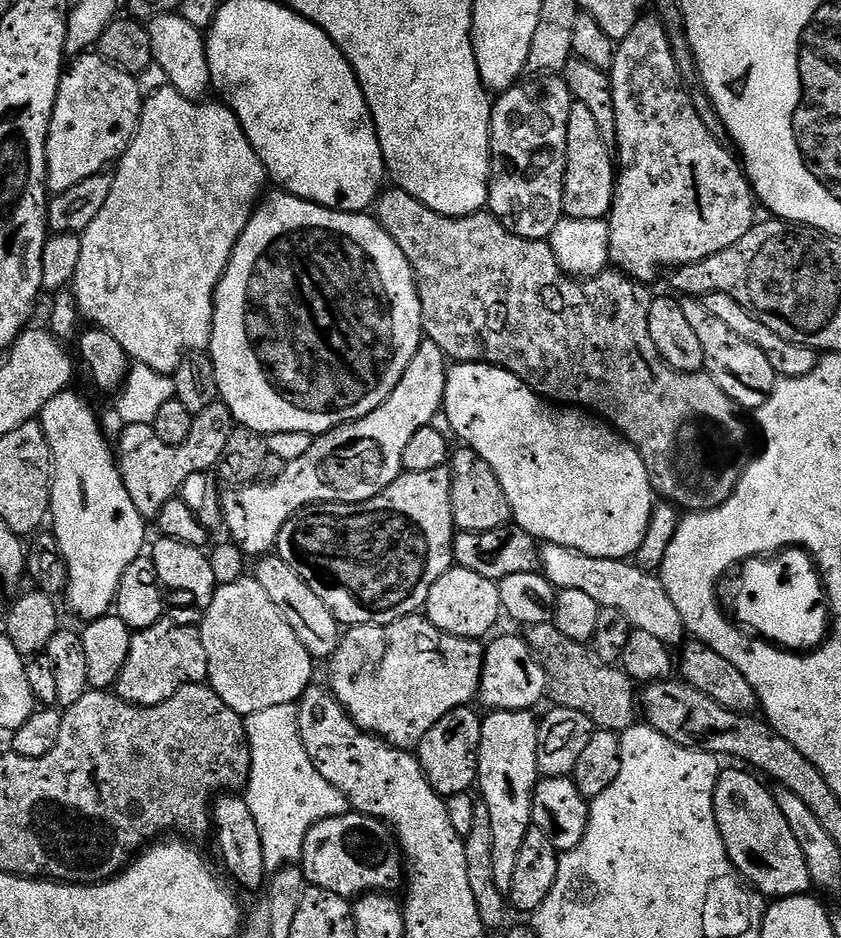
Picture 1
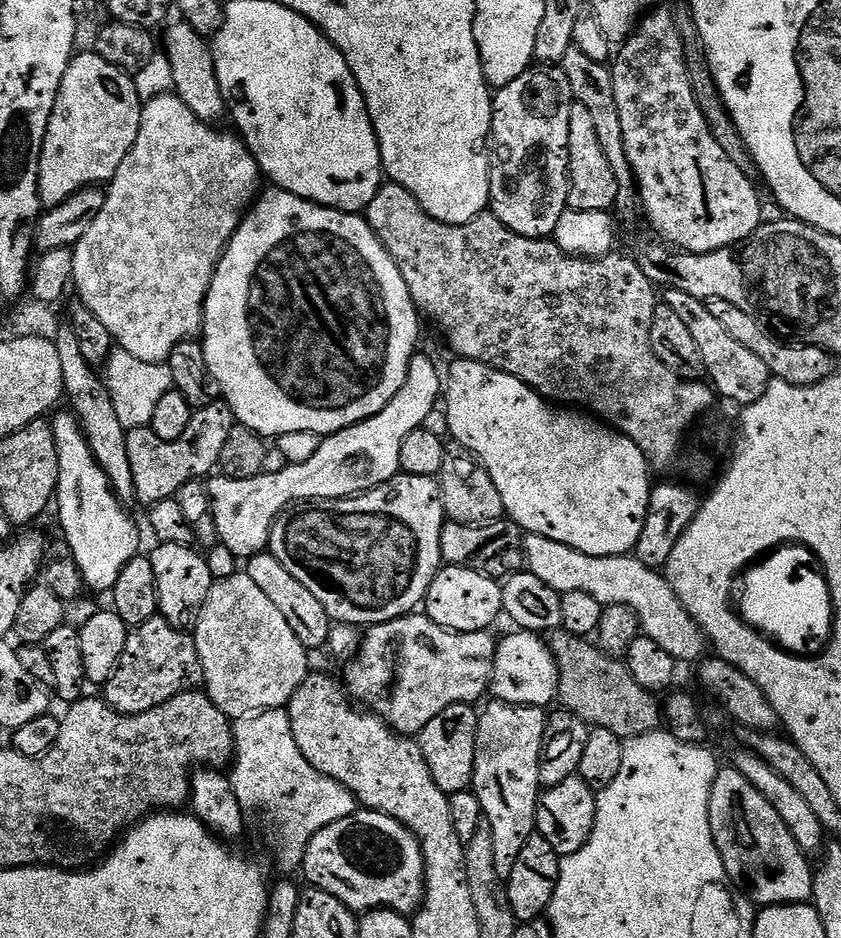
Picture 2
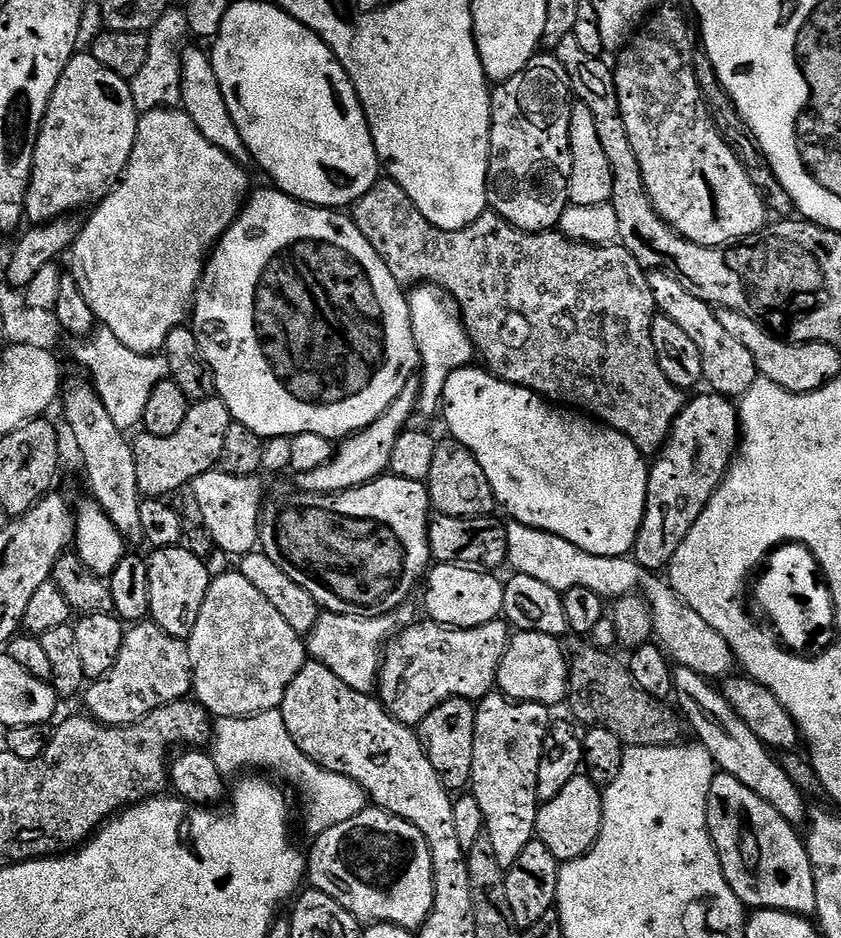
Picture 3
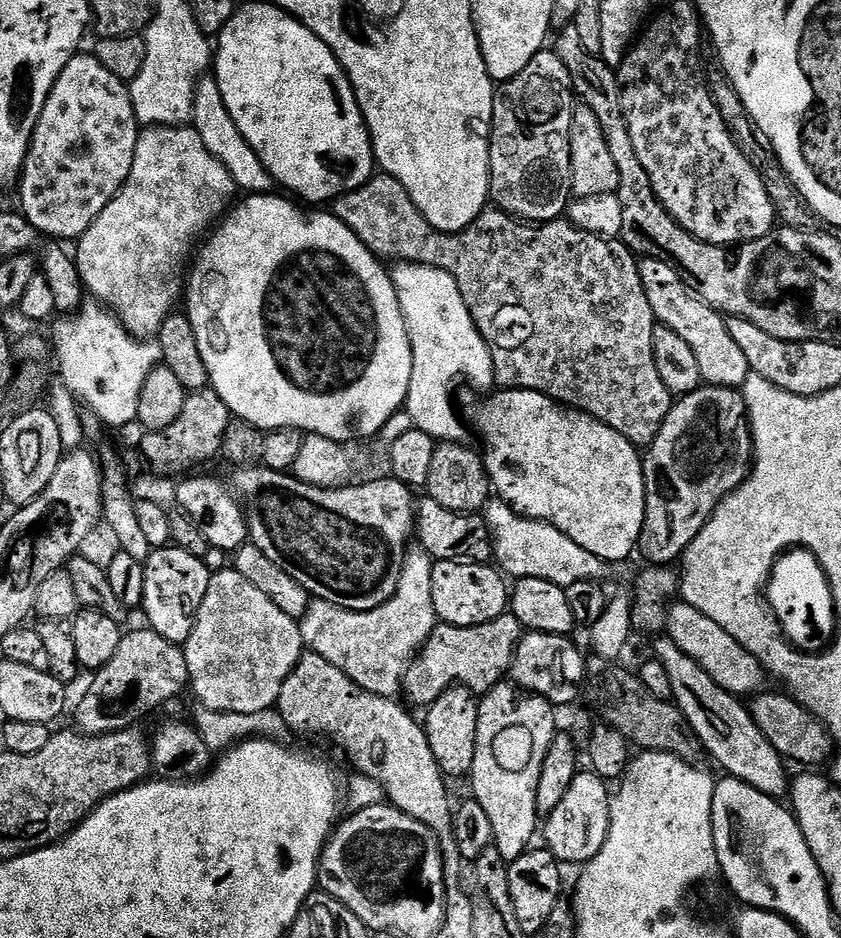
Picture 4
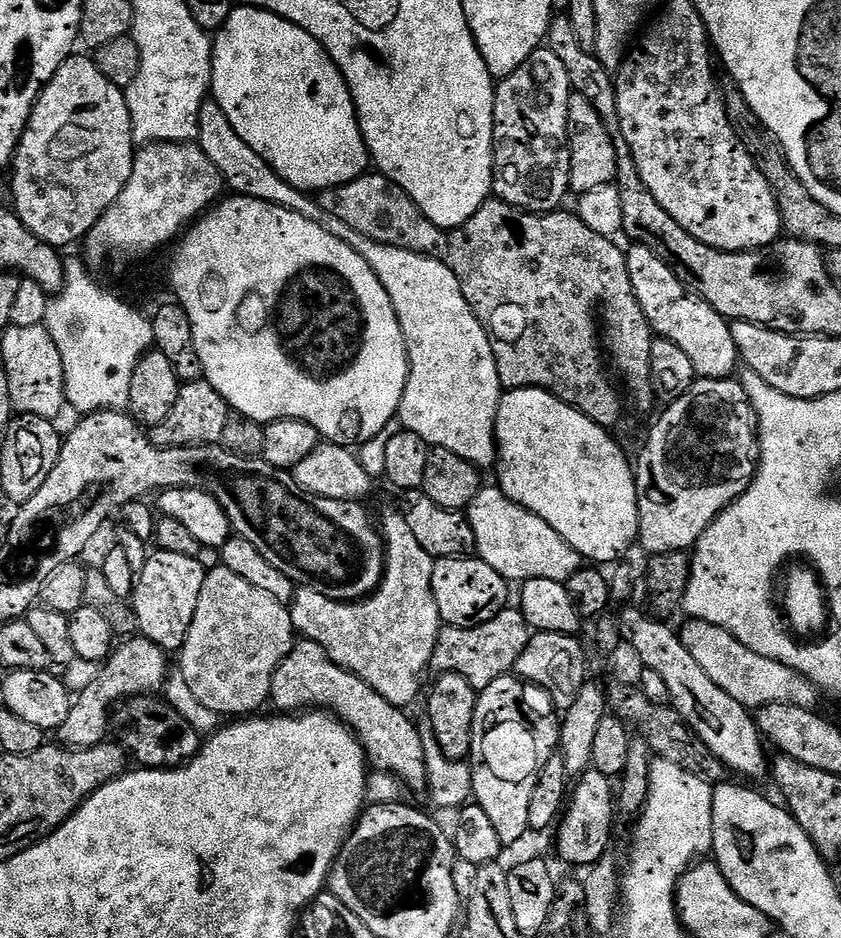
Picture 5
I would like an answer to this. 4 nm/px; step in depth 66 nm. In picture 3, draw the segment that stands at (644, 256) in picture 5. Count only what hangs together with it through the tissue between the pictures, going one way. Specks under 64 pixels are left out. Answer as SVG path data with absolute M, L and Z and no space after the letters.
M649 271L648 281L657 309L663 315L674 318L674 322L678 322L678 326L682 326L682 330L690 334L694 346L698 346L702 354L704 380L712 387L709 389L713 393L729 398L745 396L758 379L756 360L750 354L750 350L742 346L742 342L737 342L735 338L730 338L730 334L726 334L722 322L718 322L713 305L694 298L694 294L687 292L668 272Z

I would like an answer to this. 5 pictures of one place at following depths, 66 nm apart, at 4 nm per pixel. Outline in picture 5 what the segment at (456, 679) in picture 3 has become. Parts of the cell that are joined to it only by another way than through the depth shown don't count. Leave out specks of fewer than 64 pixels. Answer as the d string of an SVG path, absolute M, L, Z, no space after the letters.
M519 607L503 608L498 615L490 618L490 622L482 622L473 628L441 627L440 637L436 643L436 653L432 655L431 667L437 668L437 673L460 672L471 682L477 690L490 686L498 678L509 675L515 669L522 650L526 650L529 638L534 635L533 629L528 627L526 618L520 613Z

